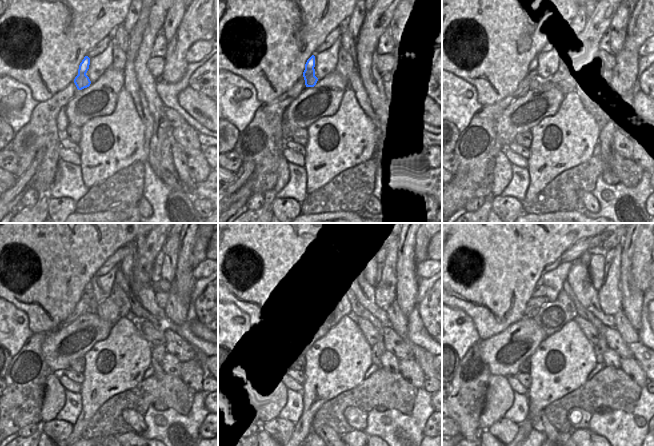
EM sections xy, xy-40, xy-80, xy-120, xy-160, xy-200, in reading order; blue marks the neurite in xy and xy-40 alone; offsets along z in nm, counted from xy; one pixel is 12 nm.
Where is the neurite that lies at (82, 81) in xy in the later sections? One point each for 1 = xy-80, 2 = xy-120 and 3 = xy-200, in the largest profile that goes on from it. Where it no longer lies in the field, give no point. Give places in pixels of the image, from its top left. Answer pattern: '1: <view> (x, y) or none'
1: xy-80 (533, 66)
2: xy-120 (88, 293)
3: xy-200 (538, 291)

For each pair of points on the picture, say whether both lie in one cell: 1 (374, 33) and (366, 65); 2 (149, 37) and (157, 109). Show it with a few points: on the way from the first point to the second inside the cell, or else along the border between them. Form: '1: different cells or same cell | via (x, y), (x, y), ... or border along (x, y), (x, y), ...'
1: same cell | via (367, 41), (366, 57)
2: same cell | via (143, 55), (142, 72), (150, 91)

